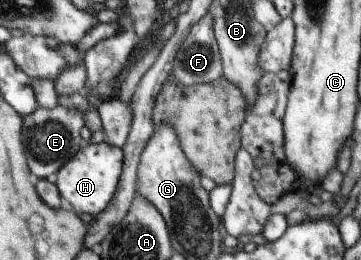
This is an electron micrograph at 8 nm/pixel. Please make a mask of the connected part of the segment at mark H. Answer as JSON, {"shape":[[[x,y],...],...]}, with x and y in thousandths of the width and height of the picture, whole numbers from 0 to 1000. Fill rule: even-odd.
{"shape":[[[296,546],[241,554],[158,665],[152,715],[208,823],[266,835],[313,773],[343,669],[343,581]]]}

